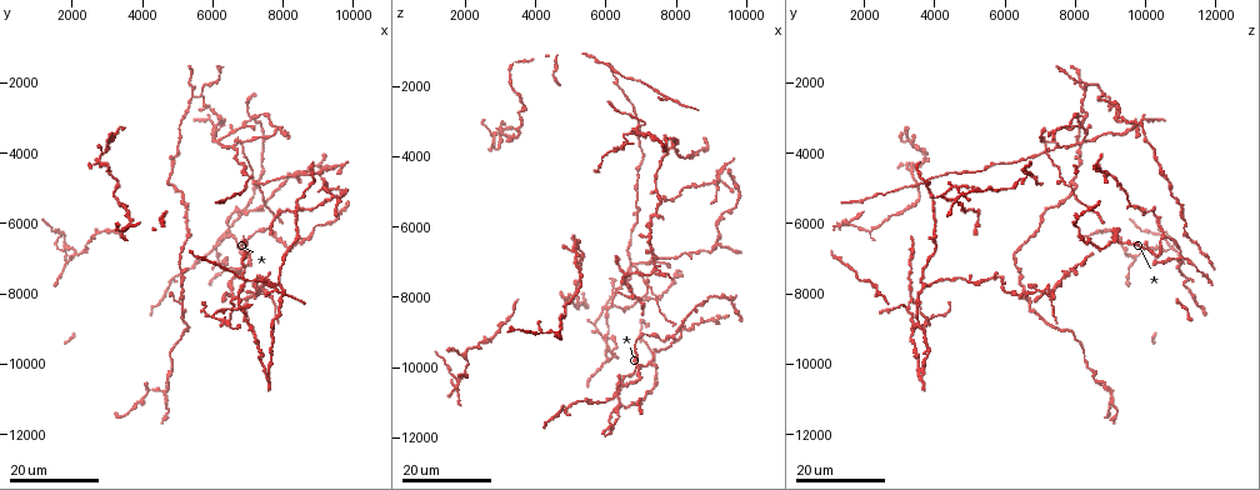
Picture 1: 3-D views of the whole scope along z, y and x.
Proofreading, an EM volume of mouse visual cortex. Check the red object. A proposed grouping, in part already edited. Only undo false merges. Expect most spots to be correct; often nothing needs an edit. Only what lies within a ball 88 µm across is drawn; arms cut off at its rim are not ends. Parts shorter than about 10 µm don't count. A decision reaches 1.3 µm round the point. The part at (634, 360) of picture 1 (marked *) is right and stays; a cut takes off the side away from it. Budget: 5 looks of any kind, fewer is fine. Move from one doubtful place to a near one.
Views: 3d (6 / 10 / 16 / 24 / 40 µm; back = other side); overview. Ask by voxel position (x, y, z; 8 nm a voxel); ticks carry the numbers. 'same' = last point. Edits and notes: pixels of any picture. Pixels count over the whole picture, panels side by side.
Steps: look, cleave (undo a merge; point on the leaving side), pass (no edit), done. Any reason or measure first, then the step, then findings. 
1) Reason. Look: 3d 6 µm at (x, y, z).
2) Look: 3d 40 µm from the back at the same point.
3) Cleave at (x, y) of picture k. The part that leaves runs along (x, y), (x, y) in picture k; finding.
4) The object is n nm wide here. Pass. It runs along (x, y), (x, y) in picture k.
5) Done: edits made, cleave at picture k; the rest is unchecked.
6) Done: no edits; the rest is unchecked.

Four arms meet. Look: 3d 24 µm at (7400, 7800, 7300).

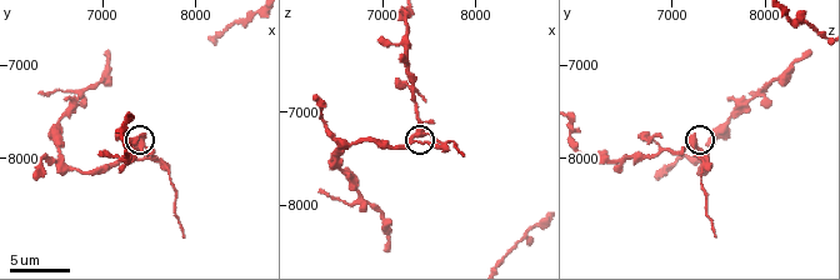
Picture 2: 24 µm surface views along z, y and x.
Look: 3d 10 µm at (7400, 7850, 7150).

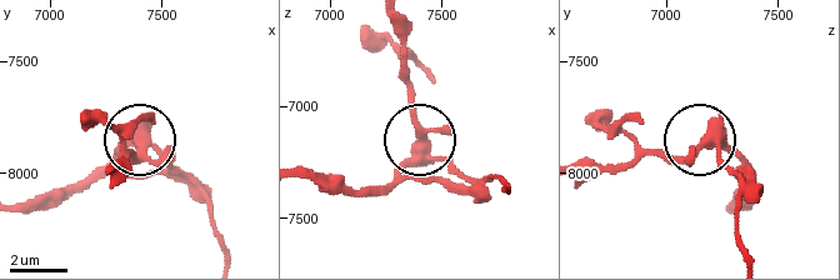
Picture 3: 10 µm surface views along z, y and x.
Pass. It runs along (23, 204), (94, 180), (140, 140), (199, 195) in picture 3; all the same cell.

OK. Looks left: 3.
Two arms at a narrow angle. Look: 3d 24 µm at (6500, 8800, 3700).

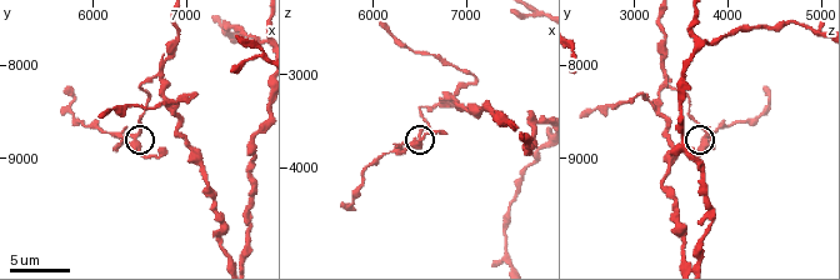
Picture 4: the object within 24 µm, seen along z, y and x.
Look: 3d 6 µm at (6400, 8750, 3800).

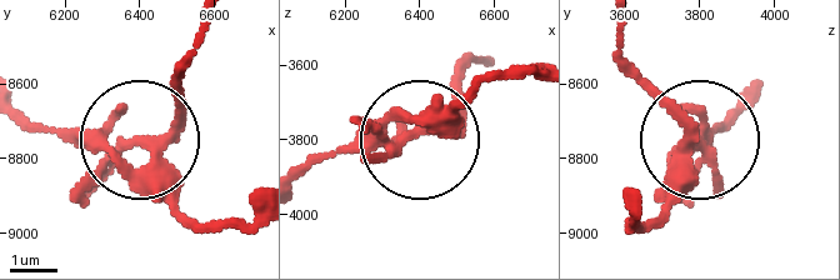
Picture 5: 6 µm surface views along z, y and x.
Pass. It runs along (616, 31), (620, 55), (684, 135), (720, 126) in picture 5; all the same cell.

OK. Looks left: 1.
Done: no edits; the rest is unchecked.

